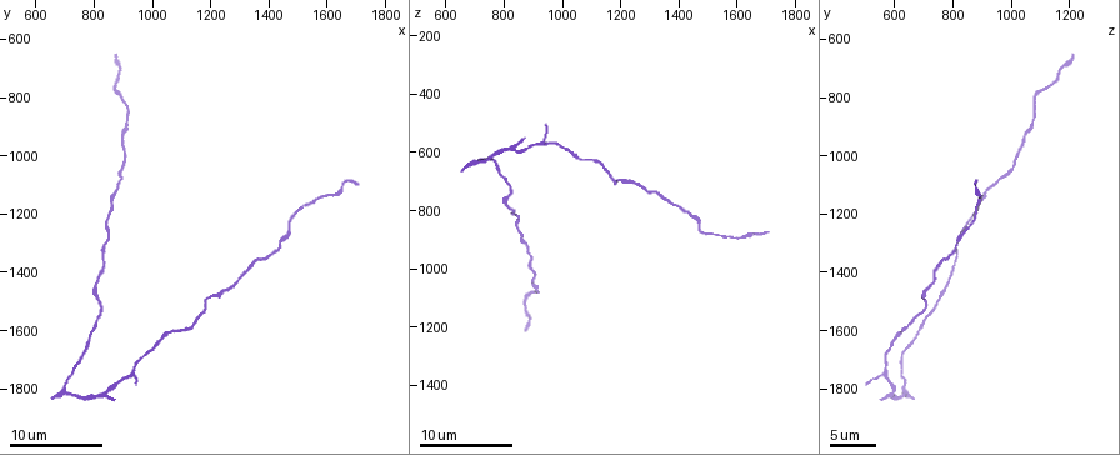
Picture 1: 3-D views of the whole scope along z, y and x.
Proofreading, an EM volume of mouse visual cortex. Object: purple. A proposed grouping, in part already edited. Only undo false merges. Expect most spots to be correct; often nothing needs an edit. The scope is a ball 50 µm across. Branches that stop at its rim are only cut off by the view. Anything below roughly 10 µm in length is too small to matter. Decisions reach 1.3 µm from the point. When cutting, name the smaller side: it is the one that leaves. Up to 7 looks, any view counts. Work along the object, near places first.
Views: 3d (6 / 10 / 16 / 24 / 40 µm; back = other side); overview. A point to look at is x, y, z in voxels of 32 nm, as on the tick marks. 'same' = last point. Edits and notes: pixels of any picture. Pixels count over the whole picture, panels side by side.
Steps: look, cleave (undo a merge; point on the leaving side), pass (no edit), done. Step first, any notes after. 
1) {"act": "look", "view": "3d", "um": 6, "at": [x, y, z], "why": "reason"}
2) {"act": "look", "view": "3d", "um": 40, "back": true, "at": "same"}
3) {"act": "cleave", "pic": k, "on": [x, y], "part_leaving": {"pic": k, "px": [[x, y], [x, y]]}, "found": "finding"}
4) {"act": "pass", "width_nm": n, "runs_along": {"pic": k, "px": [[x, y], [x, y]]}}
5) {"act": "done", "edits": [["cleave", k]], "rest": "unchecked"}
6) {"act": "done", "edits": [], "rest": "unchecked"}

{"act": "look", "view": "3d", "um": 6, "at": [840, 1270, 820], "why": "thin neck"}

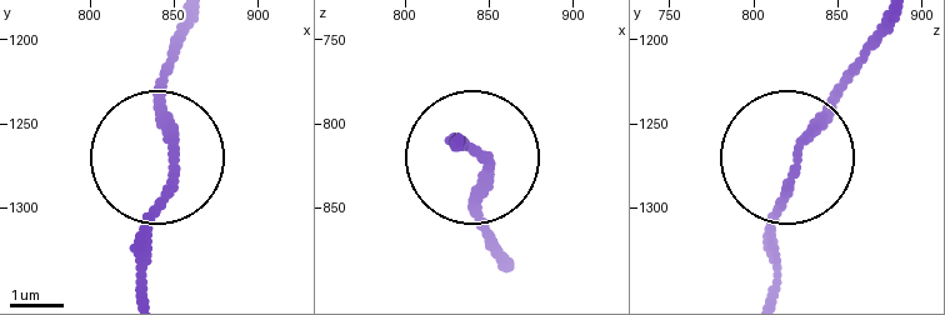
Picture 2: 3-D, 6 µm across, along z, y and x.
{"act": "look", "view": "3d", "um": 6, "back": true, "at": [850, 1272, 824]}

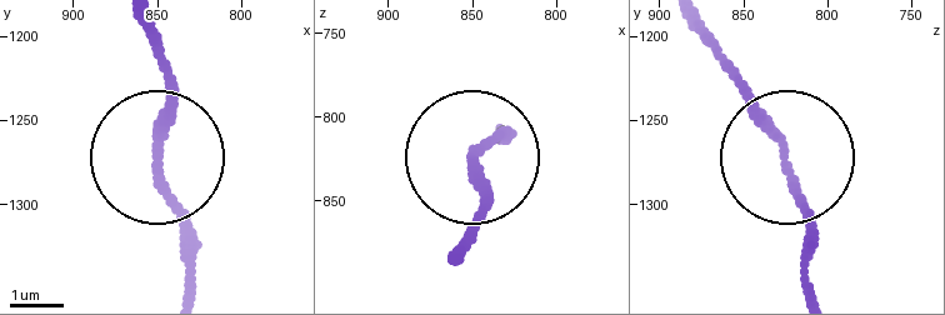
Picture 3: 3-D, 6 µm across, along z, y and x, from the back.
{"act": "pass", "found": "continuous, no second neuron"}

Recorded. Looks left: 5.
{"act": "look", "view": "3d", "um": 16, "at": [900, 940, 1040], "why": "calibre changes"}

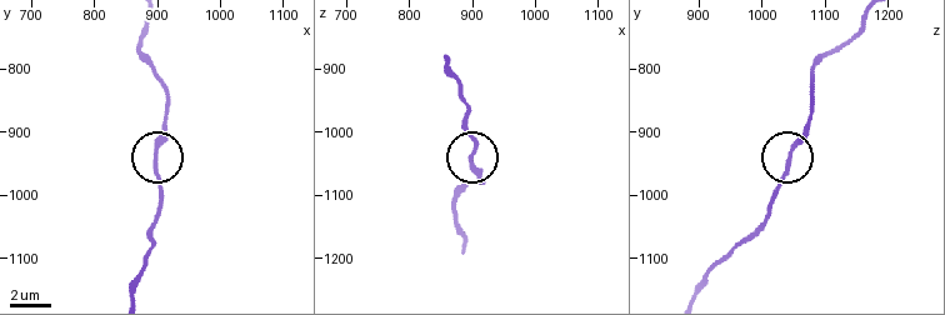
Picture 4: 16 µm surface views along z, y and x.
{"act": "look", "view": "3d", "um": 6, "at": [900, 950, 1045]}

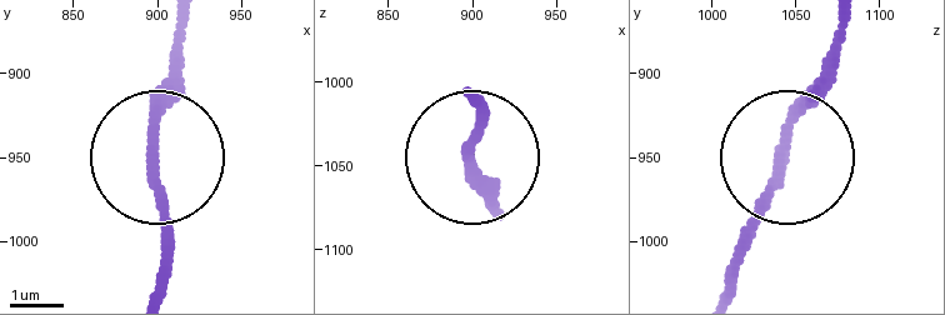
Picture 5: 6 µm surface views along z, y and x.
{"act": "pass", "runs_along": {"pic": 5, "px": [[163, 285], [154, 96], [176, 48]]}, "found": "all the same neuron"}

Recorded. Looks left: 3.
{"act": "look", "view": "3d", "um": 10, "at": [1360, 1360, 770], "why": "sudden change in width"}

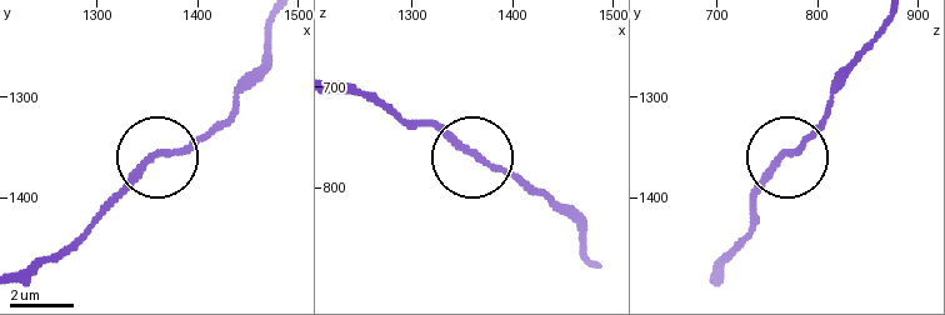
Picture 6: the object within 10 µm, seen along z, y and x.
{"act": "pass", "runs_along": {"pic": 6, "px": [[716, 280], [746, 231], [756, 183], [819, 129]]}, "found": "continuous, no second neuron"}

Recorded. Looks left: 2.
{"act": "look", "view": "3d", "um": 10, "at": [1080, 1600, 640], "why": "a narrow waist"}

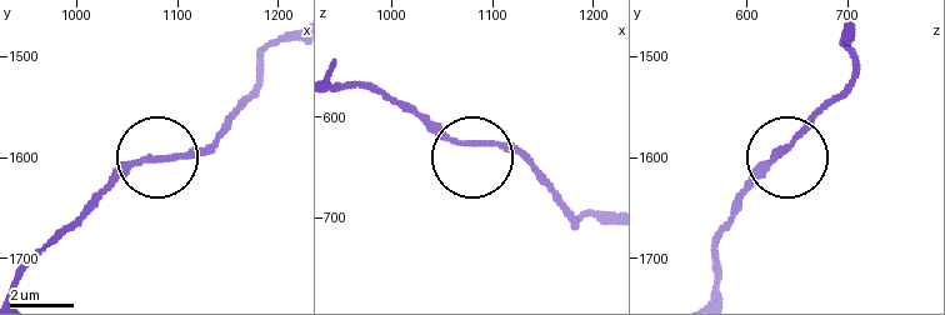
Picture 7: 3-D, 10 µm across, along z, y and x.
{"act": "pass", "runs_along": {"pic": 7, "px": [[21, 271], [126, 175], [159, 159], [199, 156], [221, 138]]}, "found": "continuous, no second neuron"}

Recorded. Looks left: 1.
{"act": "done", "edits": [], "rest": "unchecked"}

